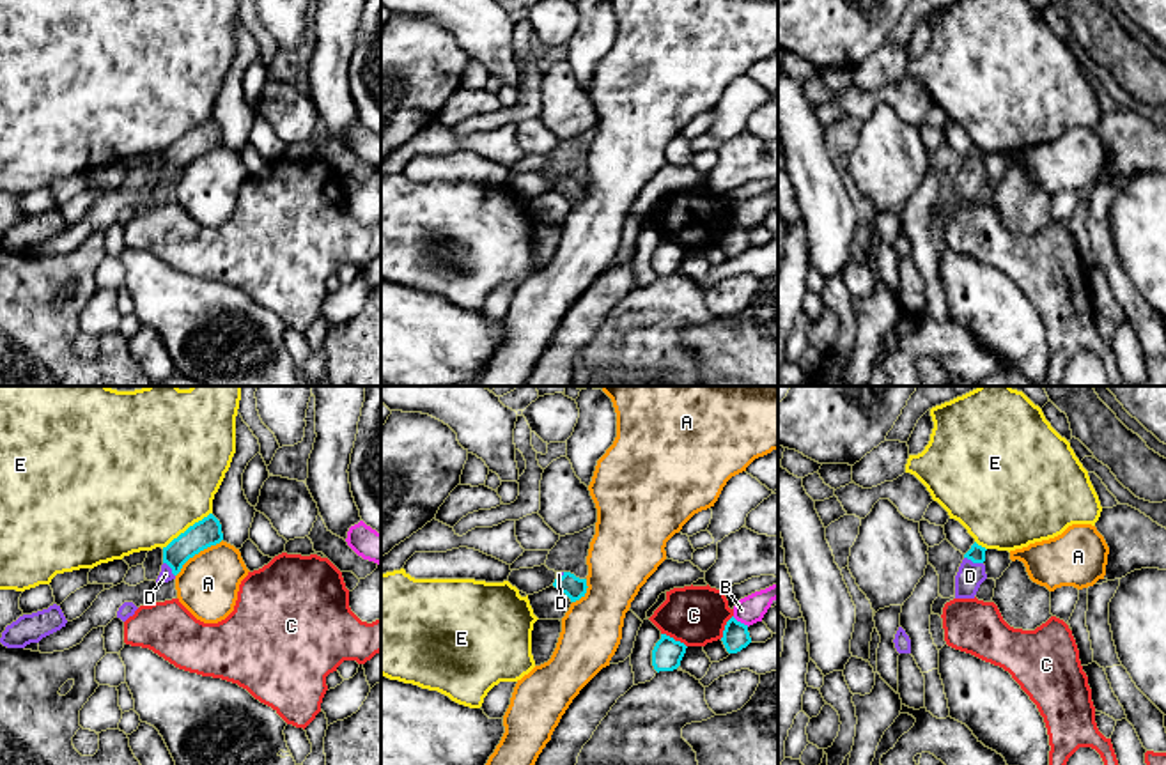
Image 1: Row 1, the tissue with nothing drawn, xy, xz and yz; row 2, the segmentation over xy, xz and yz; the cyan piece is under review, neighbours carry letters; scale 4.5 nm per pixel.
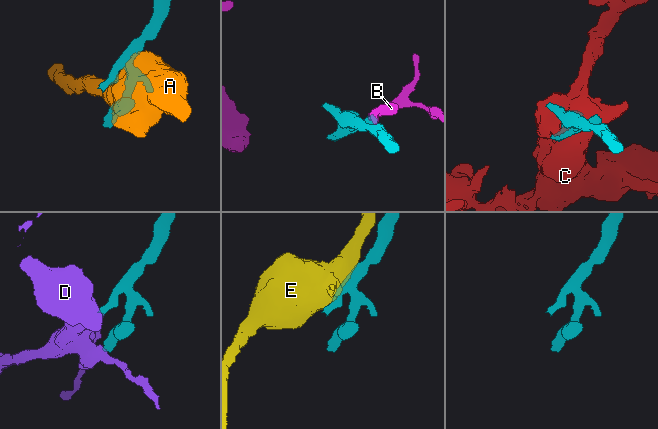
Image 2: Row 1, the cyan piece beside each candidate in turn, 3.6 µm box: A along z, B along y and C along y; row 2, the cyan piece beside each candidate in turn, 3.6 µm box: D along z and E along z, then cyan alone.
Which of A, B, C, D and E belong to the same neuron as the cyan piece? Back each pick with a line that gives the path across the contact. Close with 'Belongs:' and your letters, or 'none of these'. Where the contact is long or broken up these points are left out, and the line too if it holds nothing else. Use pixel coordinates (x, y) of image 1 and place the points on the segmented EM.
D: Path across: yz (977, 553), (973, 562), (970, 576)
Belongs: D

